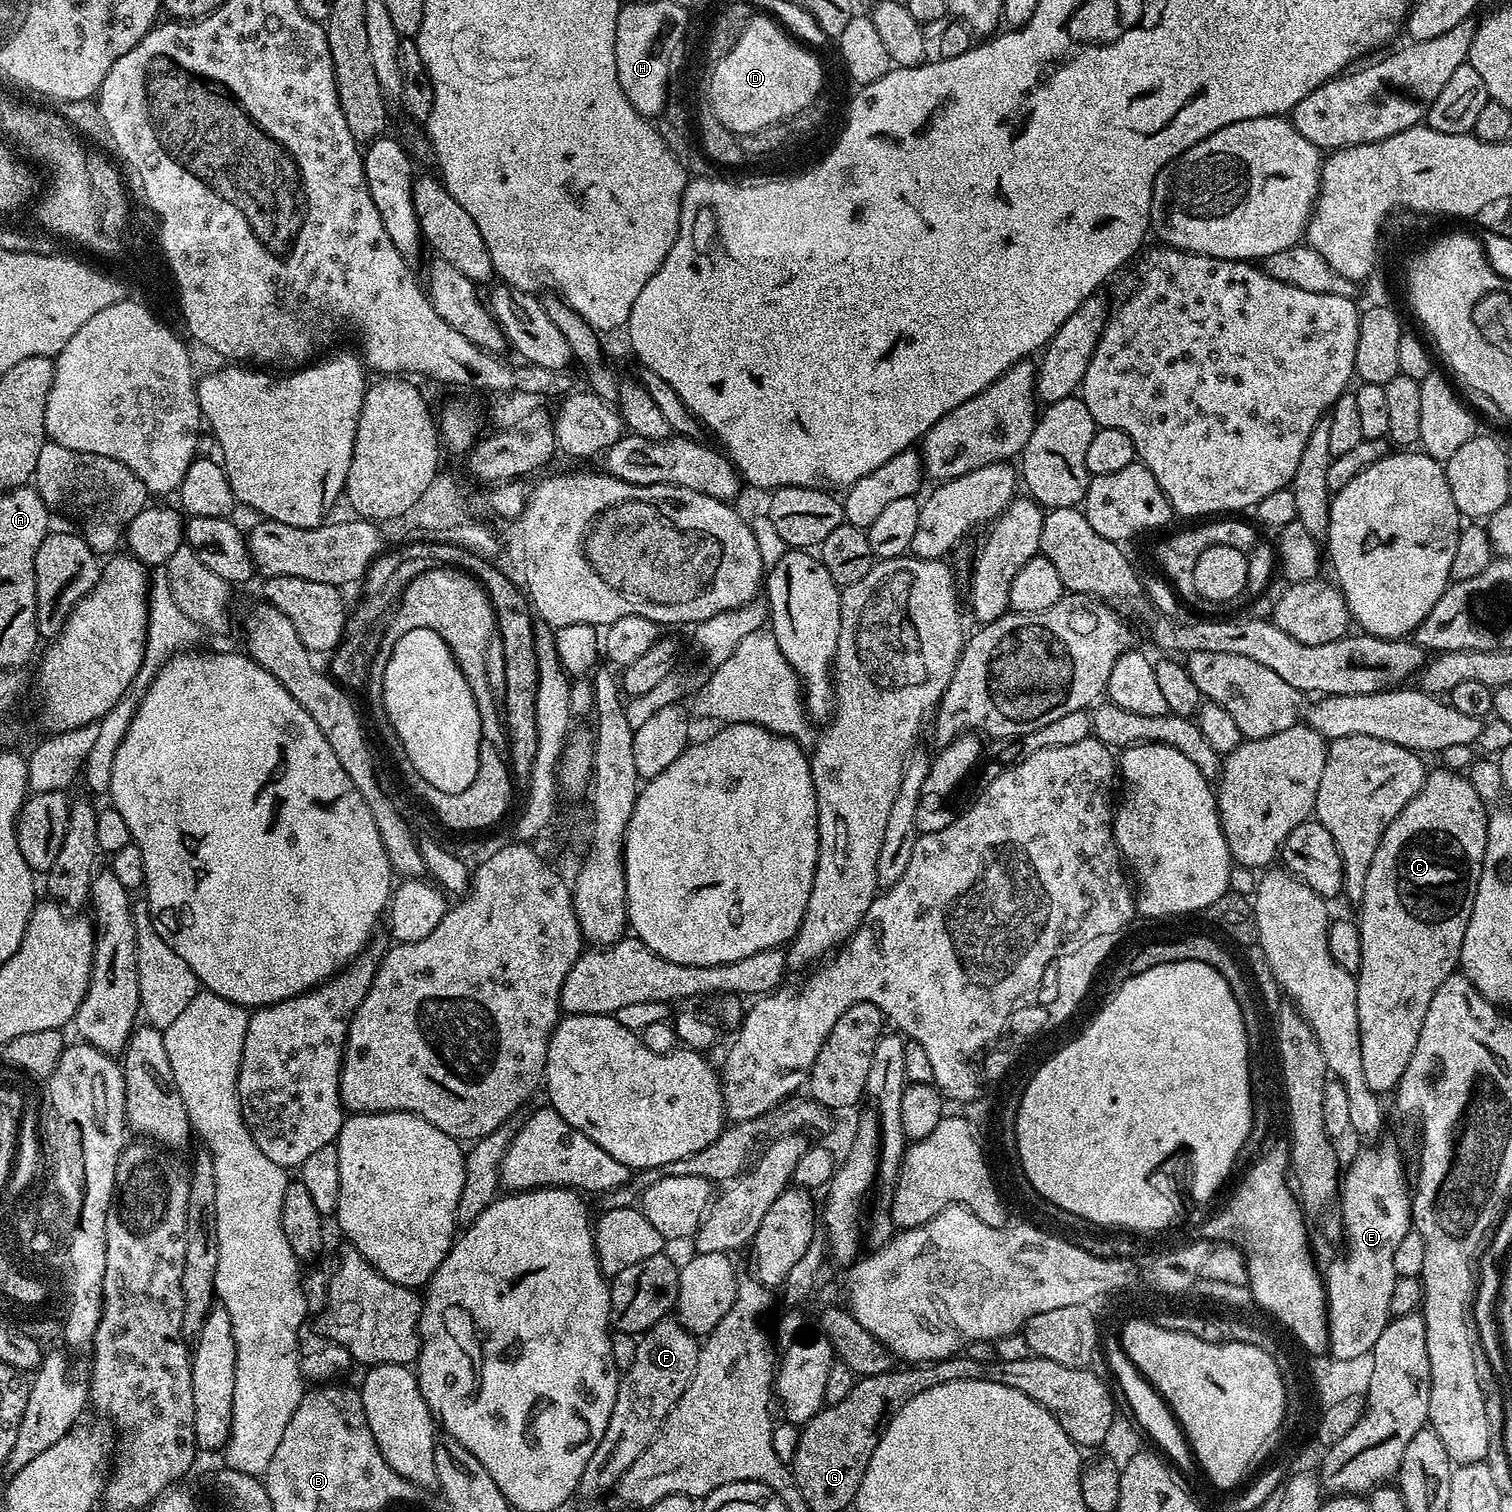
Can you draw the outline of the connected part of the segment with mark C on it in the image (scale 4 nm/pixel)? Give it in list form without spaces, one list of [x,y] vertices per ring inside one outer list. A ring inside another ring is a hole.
[[[1436,768],[1424,777],[1422,790],[1406,802],[1402,814],[1386,826],[1386,834],[1382,834],[1382,842],[1378,842],[1378,850],[1374,850],[1374,862],[1370,862],[1370,870],[1366,870],[1366,886],[1364,898],[1359,901],[1360,916],[1360,968],[1355,972],[1356,993],[1358,994],[1358,1030],[1362,1046],[1362,1074],[1366,1078],[1366,1086],[1377,1094],[1391,1093],[1400,1083],[1402,1074],[1406,1074],[1406,1066],[1410,1062],[1410,1054],[1414,1054],[1414,1046],[1418,1046],[1418,1034],[1422,1030],[1422,1022],[1426,1018],[1426,1010],[1430,1010],[1430,998],[1434,998],[1434,990],[1446,982],[1446,978],[1457,971],[1462,950],[1462,938],[1466,938],[1466,926],[1470,922],[1470,910],[1474,910],[1474,894],[1478,890],[1478,878],[1482,878],[1482,862],[1486,858],[1486,838],[1488,837],[1489,805],[1474,790],[1472,781],[1467,775],[1451,772],[1448,768]]]

